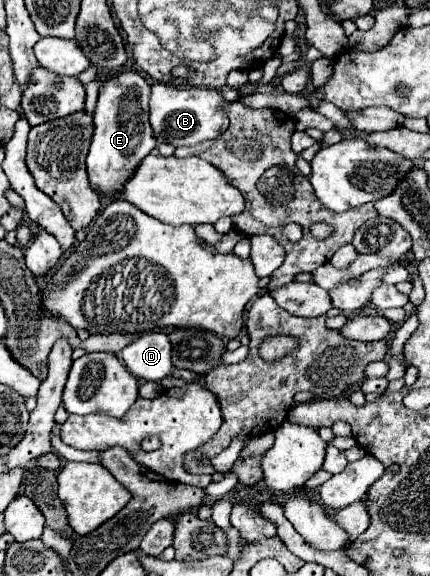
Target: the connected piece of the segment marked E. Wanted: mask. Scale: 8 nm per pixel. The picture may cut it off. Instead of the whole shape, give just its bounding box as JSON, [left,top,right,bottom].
[86,72,156,198]

